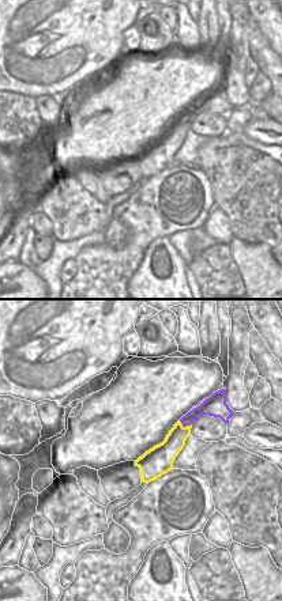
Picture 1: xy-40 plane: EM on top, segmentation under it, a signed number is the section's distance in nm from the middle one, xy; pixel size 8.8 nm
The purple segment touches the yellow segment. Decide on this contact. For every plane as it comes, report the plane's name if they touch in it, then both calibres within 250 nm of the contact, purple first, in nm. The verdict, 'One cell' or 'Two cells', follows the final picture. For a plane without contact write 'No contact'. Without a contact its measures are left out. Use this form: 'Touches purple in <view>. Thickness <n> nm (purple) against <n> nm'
Touches purple in xy-40. Thickness 120 nm (purple) against 190 nm.

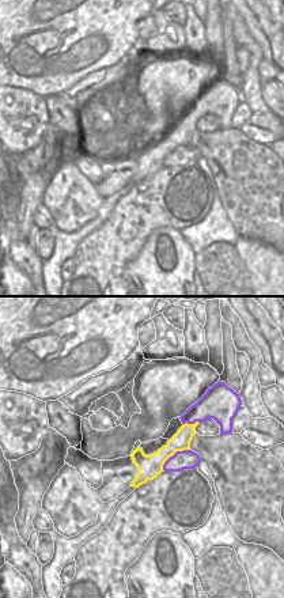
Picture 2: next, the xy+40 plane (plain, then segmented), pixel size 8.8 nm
Touches purple in xy+40. Thickness 170 nm (purple) against 220 nm.

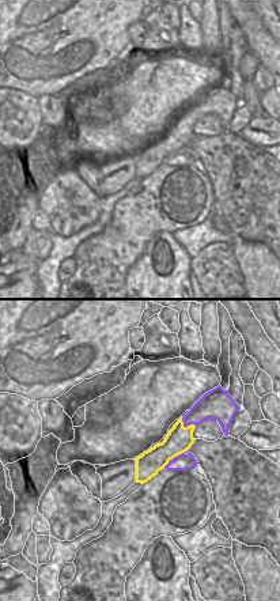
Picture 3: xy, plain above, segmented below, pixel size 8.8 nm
Touches purple in xy. Thickness 150 nm (purple) against 220 nm.

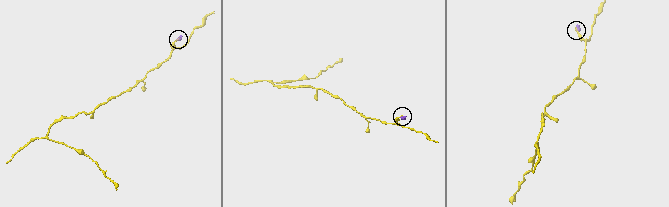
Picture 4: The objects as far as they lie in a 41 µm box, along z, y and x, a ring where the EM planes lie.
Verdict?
One cell.

